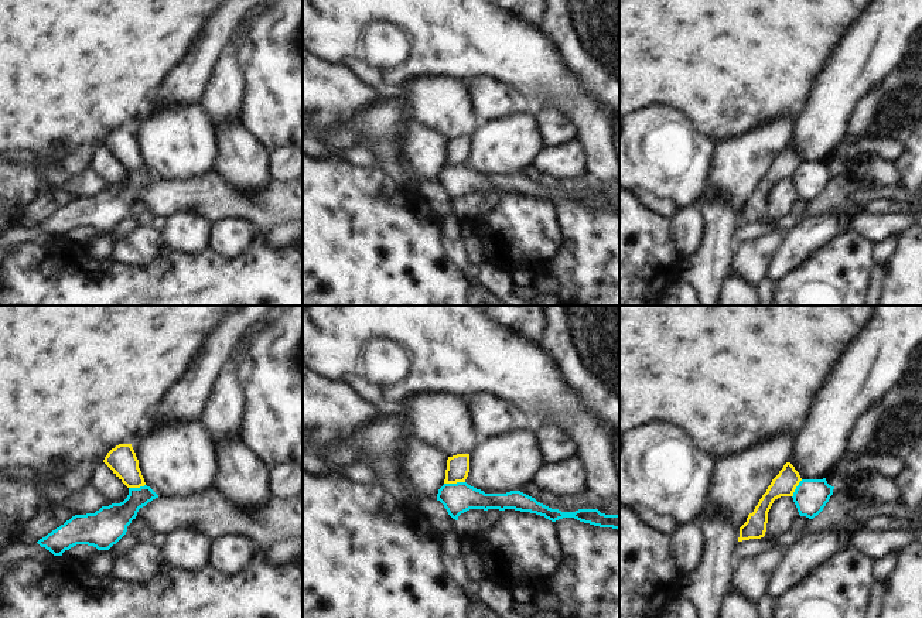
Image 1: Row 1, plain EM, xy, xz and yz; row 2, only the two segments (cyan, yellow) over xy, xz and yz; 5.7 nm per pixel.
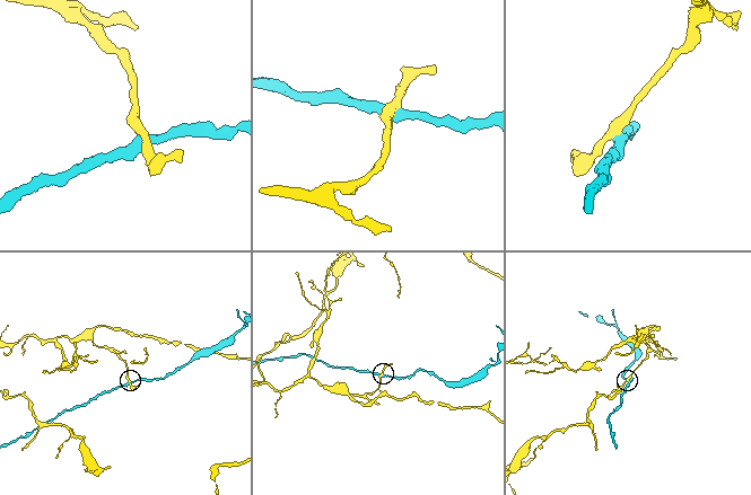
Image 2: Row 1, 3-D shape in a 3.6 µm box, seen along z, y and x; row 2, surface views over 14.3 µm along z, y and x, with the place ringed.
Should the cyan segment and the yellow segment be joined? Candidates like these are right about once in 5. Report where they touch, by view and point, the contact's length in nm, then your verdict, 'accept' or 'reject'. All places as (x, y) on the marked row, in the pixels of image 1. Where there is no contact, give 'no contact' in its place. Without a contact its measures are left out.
meets cyan in xz at (454, 484); contact 120 nm long; reject

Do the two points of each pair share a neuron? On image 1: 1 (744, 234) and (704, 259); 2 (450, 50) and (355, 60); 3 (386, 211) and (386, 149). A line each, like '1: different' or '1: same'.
1: different
2: same
3: different

